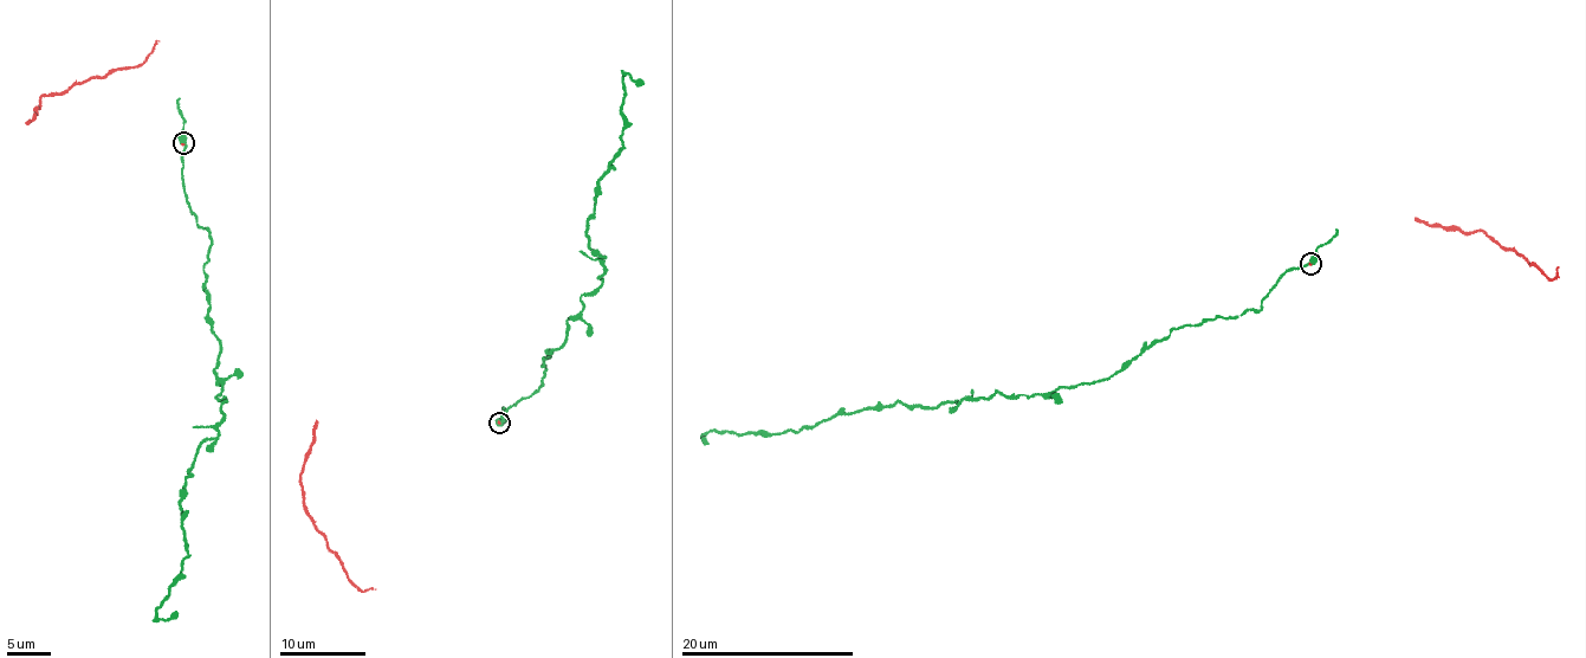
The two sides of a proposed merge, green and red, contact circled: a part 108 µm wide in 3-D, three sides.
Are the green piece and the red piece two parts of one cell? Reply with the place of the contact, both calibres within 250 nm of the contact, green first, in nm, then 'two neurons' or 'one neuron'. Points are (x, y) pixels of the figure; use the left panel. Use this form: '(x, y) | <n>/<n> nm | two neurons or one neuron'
(183, 143) | 440/70 nm | one neuron

